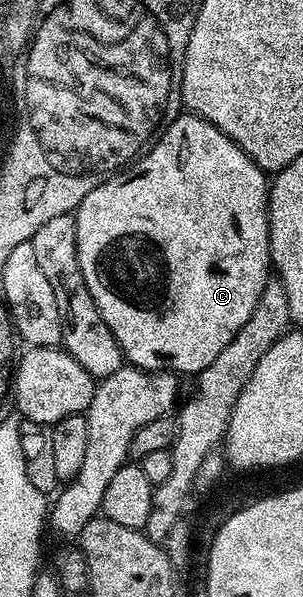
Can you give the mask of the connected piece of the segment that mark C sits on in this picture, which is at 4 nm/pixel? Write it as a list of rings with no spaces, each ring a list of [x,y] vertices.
[[[182,114],[167,126],[167,130],[158,136],[155,143],[140,158],[133,161],[128,168],[103,182],[83,202],[75,213],[77,217],[77,261],[83,274],[83,282],[87,282],[87,290],[91,290],[91,298],[95,298],[95,306],[99,306],[99,314],[103,322],[115,334],[115,342],[119,342],[121,355],[134,368],[143,368],[147,372],[190,372],[196,374],[203,371],[223,350],[227,350],[227,342],[243,330],[243,322],[251,318],[251,310],[255,310],[255,302],[259,302],[259,294],[267,286],[271,278],[271,261],[269,258],[269,184],[266,173],[245,153],[238,144],[231,142],[227,134],[219,131],[214,124],[207,122],[202,116]]]

